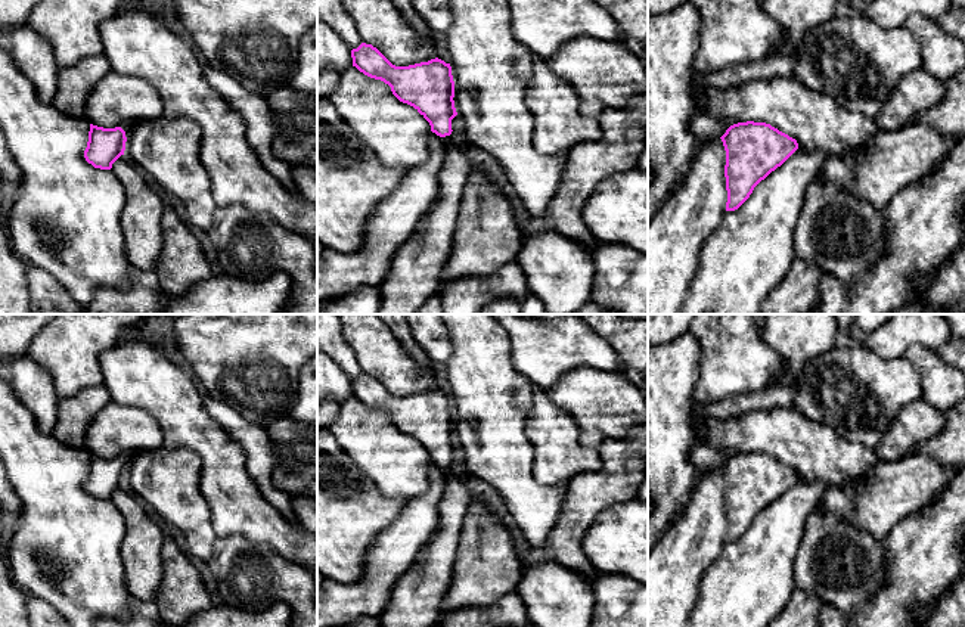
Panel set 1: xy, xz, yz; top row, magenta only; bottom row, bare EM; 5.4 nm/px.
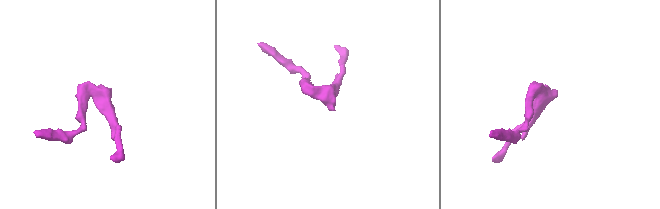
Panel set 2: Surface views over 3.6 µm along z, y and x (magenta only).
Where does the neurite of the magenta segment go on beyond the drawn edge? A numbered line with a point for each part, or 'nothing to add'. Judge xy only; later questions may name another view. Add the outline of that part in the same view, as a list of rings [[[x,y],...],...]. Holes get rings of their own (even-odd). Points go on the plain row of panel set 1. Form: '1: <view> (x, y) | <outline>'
1: xy (126, 456) | [[[145,448],[128,450],[120,454],[120,457],[125,462],[125,468],[128,468],[131,459],[140,451],[145,451]]]

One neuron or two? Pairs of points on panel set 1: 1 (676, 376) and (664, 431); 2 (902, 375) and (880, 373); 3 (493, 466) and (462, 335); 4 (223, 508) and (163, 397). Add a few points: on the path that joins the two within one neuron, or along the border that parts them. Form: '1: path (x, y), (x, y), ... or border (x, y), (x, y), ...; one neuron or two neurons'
1: path (664, 390), (664, 418); one neuron
2: path (896, 375), (886, 375); one neuron
3: path (490, 434), (490, 397), (481, 379), (481, 368); one neuron
4: path (217, 480), (217, 452), (191, 425); one neuron

